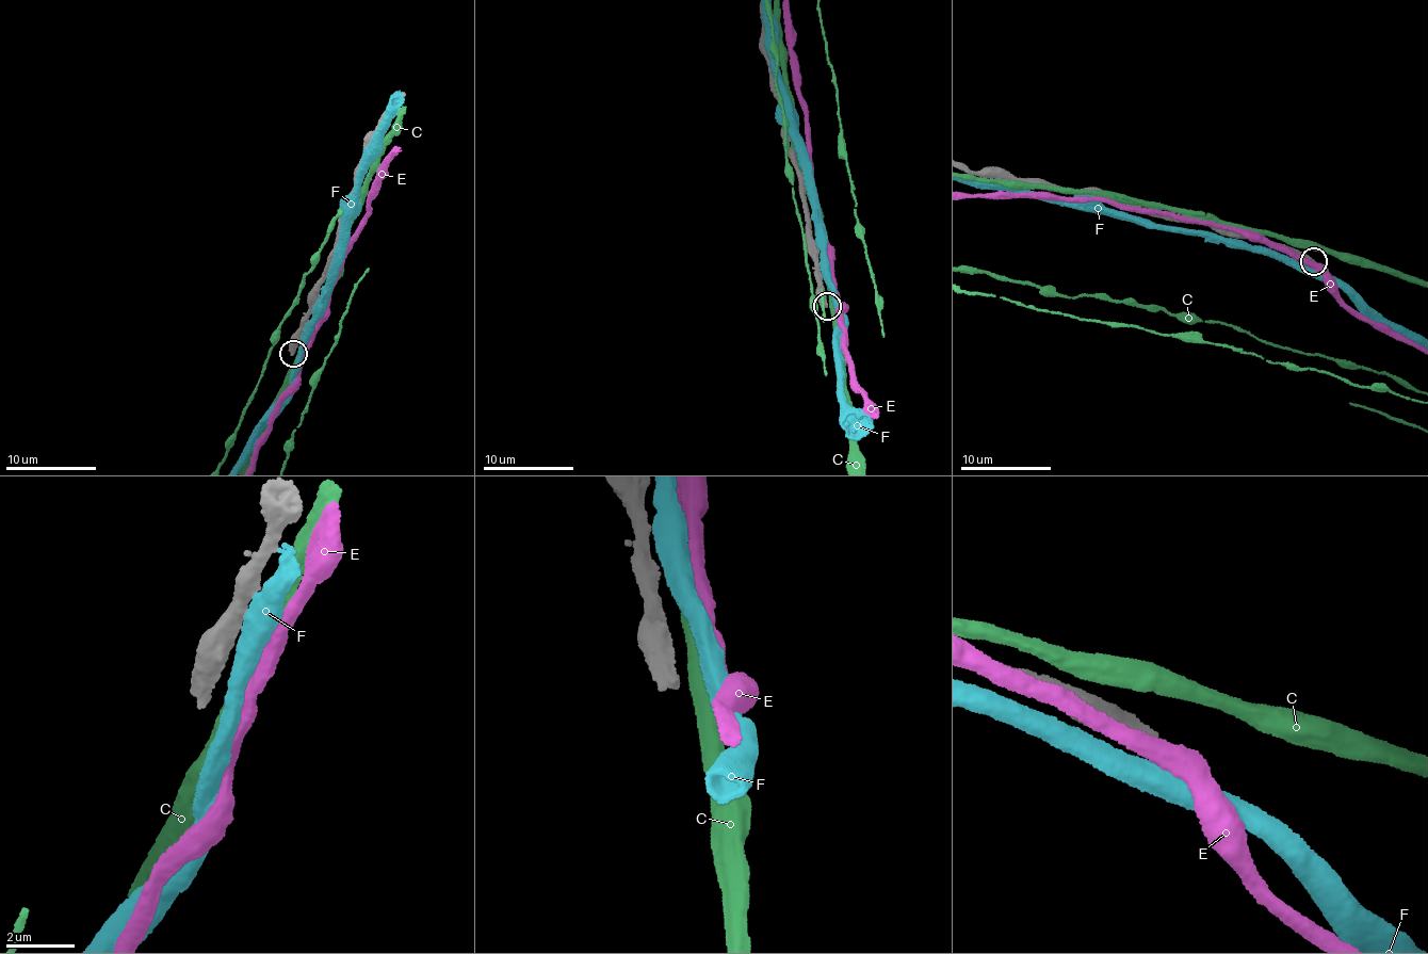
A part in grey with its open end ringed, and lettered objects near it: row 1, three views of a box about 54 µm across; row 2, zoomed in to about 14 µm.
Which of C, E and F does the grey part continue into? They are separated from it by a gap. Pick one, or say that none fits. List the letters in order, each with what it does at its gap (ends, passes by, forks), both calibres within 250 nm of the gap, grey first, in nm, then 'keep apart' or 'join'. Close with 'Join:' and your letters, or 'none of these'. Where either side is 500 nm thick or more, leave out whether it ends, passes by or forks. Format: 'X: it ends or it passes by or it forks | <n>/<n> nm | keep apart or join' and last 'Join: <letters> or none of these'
C: 440/500 nm | keep apart
E: it passes by | 440/460 nm | keep apart
F: 440/500 nm | keep apart
Join: none of these

